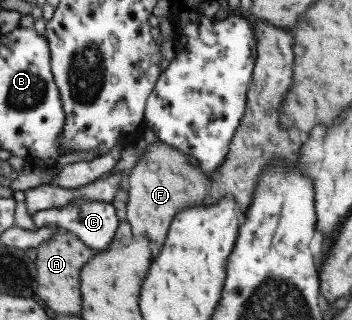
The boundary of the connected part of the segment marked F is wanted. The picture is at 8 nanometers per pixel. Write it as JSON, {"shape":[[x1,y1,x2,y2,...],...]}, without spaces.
{"shape":[[158,139,146,145,127,177,125,220,134,237,144,236,148,240,151,259,154,259,158,256,158,251,162,250,170,221,176,212,186,207,202,205,202,198,208,193,209,177,198,167,190,165,179,150]]}

